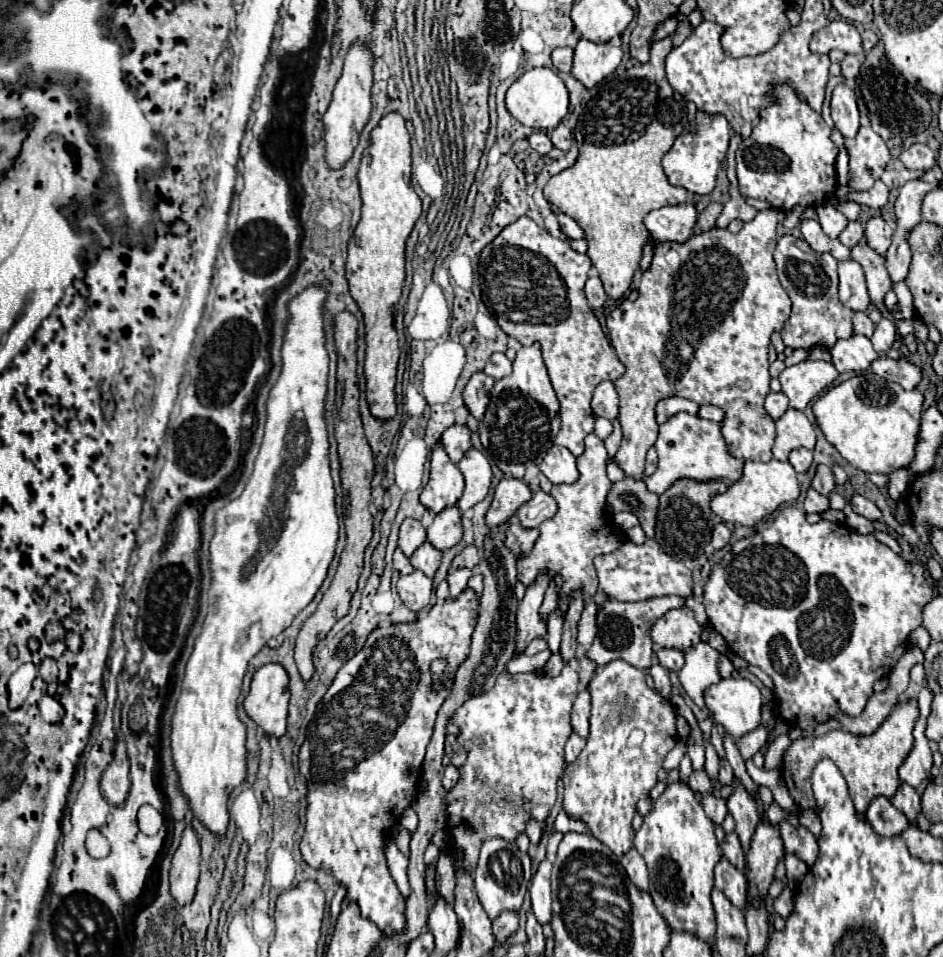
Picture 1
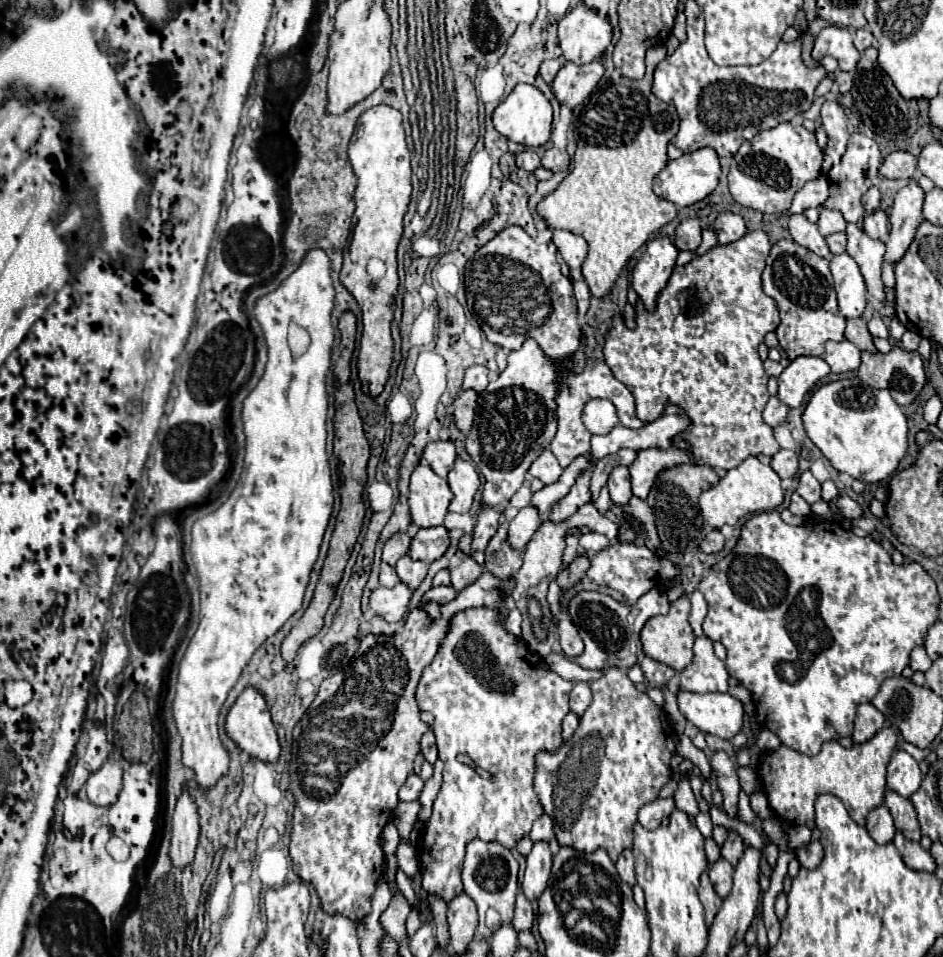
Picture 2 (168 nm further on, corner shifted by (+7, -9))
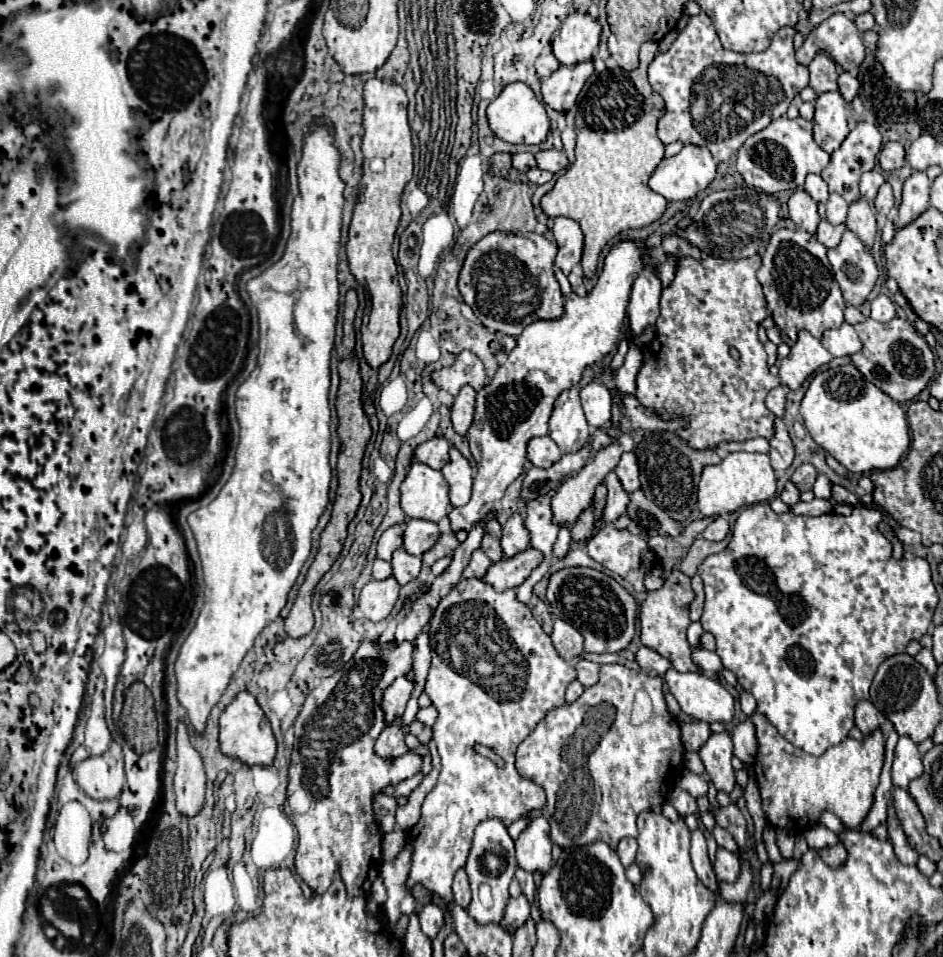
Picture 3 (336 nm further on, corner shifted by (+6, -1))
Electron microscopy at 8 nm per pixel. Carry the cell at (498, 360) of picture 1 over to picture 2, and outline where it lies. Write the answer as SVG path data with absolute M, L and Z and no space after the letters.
M473 365L465 371L465 379L463 379L463 387L461 389L473 389L477 393L481 393L487 387L487 367L483 365Z

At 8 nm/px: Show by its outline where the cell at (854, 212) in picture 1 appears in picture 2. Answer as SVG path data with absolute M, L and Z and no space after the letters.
M847 223L845 233L847 233L847 253L857 261L865 277L869 295L883 303L885 295L881 281L881 263L885 255L885 243L881 239L871 239L857 223Z

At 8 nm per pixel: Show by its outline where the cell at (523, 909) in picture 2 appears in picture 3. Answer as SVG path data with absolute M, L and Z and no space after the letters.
M518 869L516 871L516 879L520 881L520 889L522 889L522 895L528 895L528 901L534 903L536 899L536 884L532 879L532 873L524 871L524 869Z

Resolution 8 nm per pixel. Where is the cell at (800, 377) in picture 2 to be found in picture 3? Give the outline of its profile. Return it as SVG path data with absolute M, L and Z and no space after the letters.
M808 331L798 333L798 341L792 345L790 355L780 363L780 381L788 389L798 389L816 369L830 363L832 355L820 339L812 337Z

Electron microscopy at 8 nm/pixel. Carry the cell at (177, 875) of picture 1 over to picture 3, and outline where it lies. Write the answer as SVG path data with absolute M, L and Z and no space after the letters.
M178 725L178 757L176 757L176 777L174 777L174 793L176 793L176 809L186 819L200 813L204 807L206 793L206 773L202 767L202 759L198 751L188 741L188 727Z

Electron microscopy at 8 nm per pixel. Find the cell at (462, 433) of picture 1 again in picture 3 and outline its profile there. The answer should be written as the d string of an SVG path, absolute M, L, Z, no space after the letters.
M434 437L430 441L420 443L414 451L414 457L432 469L442 469L448 463L448 451L450 443L444 437Z

